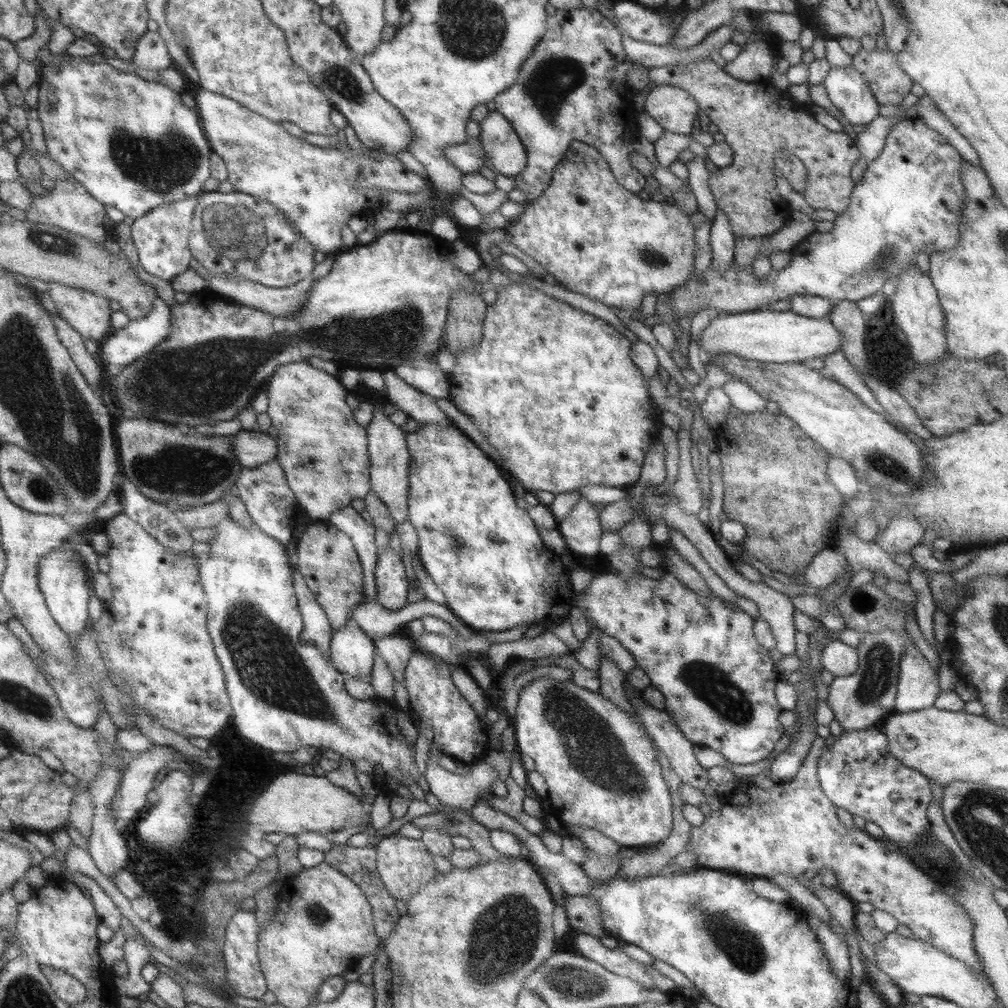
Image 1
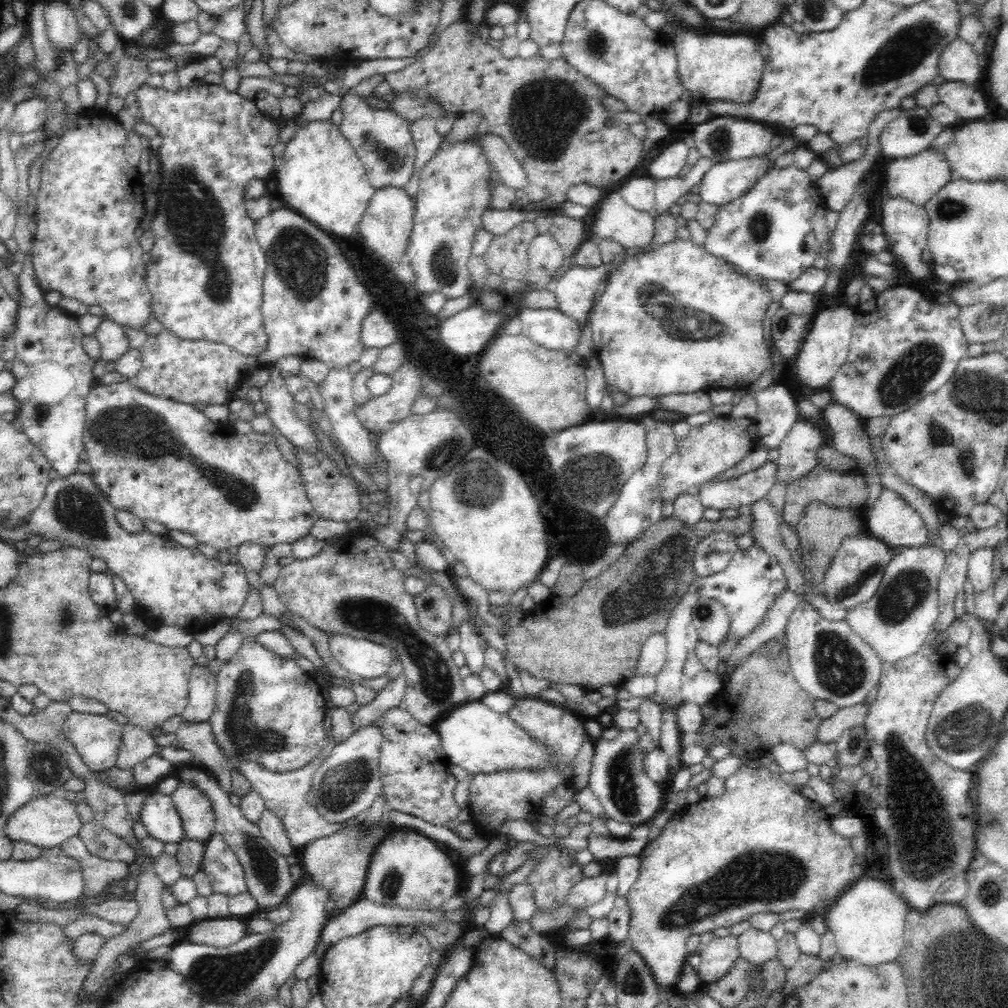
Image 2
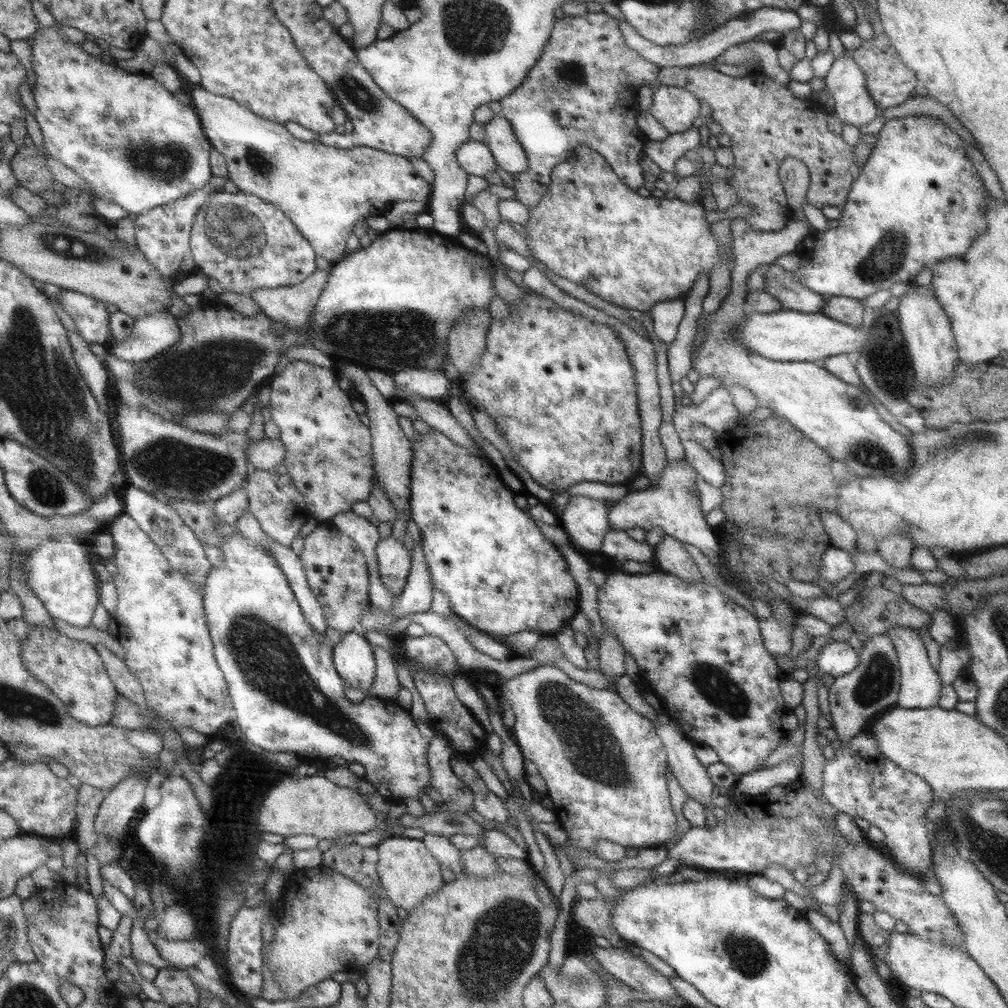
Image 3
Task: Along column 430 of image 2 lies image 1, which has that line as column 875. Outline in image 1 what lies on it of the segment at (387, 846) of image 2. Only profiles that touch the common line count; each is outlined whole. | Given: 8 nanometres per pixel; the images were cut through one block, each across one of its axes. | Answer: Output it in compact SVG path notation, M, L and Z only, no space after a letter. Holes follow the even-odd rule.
M818 736L812 743L808 756L792 780L776 782L770 791L750 786L745 790L734 789L730 794L722 795L724 803L720 805L720 809L719 805L718 809L714 807L712 814L706 816L700 826L691 828L691 837L685 851L696 854L699 867L734 870L767 879L774 878L778 873L796 878L806 870L819 872L822 867L828 867L838 877L838 888L852 902L868 902L875 910L890 914L899 924L909 927L918 940L932 944L934 948L946 952L956 960L962 960L973 971L985 976L980 959L974 951L972 919L960 905L956 905L954 897L942 891L938 880L924 873L924 870L916 866L916 862L904 853L890 851L883 840L870 836L865 829L846 828L839 821L837 806L825 795L817 778L817 764L823 752L824 741L825 739Z

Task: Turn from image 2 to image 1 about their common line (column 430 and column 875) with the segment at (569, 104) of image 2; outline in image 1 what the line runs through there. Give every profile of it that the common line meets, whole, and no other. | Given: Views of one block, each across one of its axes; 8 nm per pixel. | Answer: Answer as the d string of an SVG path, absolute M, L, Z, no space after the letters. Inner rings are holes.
M861 48L853 57L853 66L862 73L878 104L900 105L911 93L913 80L900 68L890 49L871 52Z

